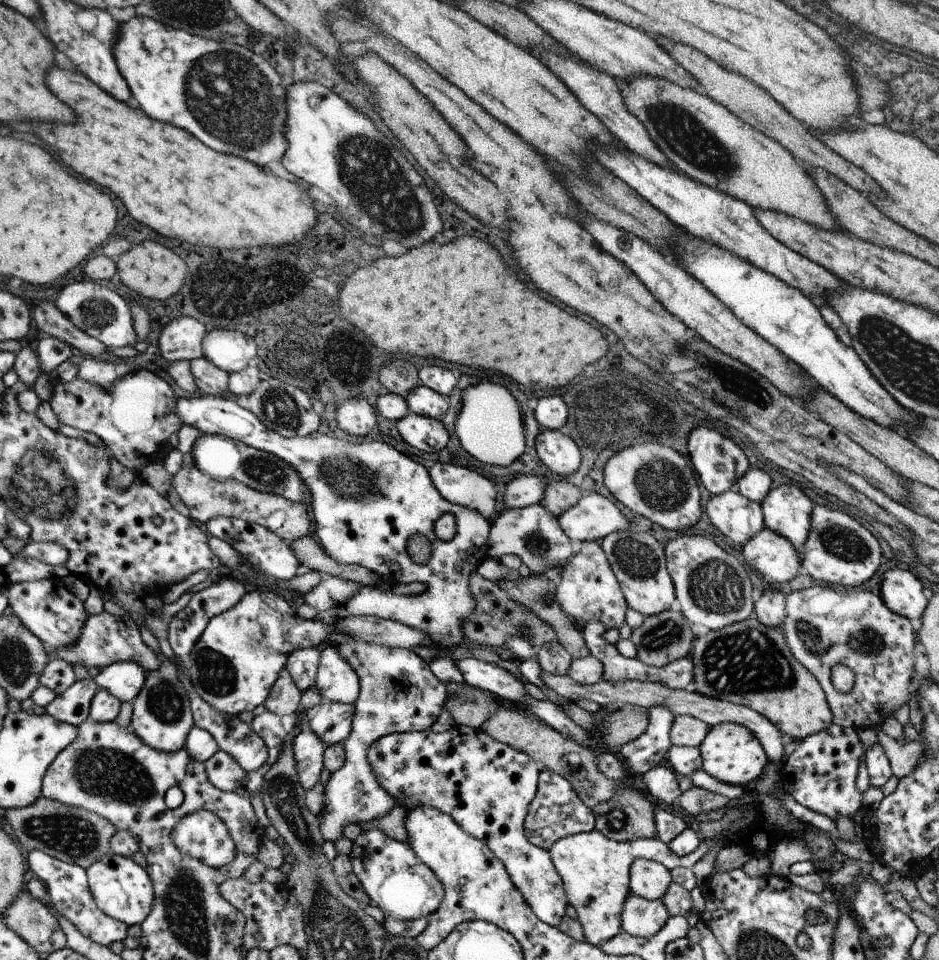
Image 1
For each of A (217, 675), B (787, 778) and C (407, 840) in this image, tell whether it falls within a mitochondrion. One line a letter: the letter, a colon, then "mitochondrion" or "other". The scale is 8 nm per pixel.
A: mitochondrion
B: other
C: other

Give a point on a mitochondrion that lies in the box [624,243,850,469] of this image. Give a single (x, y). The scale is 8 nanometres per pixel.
(733, 379)

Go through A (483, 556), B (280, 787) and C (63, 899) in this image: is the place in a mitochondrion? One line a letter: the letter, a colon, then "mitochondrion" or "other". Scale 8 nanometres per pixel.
A: other
B: mitochondrion
C: other

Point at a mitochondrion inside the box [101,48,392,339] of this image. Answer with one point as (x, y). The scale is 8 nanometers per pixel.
(233, 100)

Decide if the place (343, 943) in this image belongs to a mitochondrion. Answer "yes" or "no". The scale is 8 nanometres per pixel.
yes

